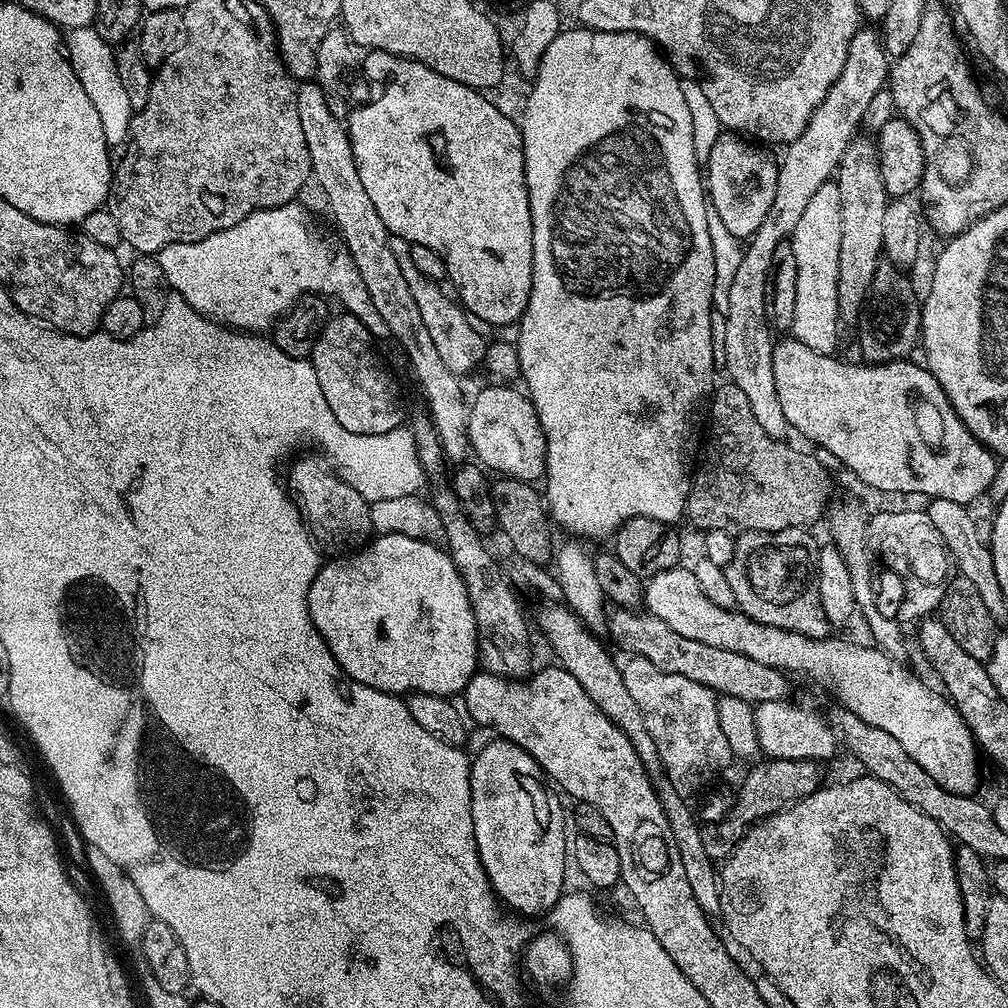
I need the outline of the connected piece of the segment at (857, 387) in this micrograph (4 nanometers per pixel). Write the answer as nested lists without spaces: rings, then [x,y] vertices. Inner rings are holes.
[[[780,338],[775,341],[772,349],[772,362],[774,364],[774,386],[778,389],[778,402],[782,402],[782,414],[786,414],[786,422],[793,433],[801,432],[806,439],[812,444],[817,444],[820,448],[825,448],[830,455],[836,460],[841,460],[850,471],[855,479],[862,481],[866,486],[878,487],[880,490],[902,490],[902,491],[922,491],[924,494],[937,500],[938,498],[950,498],[950,502],[958,502],[965,506],[971,505],[971,500],[979,498],[983,492],[987,493],[992,487],[996,477],[997,457],[984,447],[981,440],[976,440],[974,434],[958,418],[954,406],[946,398],[938,378],[929,372],[927,367],[911,364],[911,359],[890,360],[887,364],[869,364],[859,362],[860,364],[843,364],[842,361],[836,360],[835,355],[827,356],[818,354],[818,350],[810,350],[810,346],[802,346],[794,338]]]

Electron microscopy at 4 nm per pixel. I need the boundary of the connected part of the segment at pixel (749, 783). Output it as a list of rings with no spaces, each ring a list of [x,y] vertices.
[[[774,760],[760,764],[740,784],[740,793],[735,793],[731,808],[720,820],[708,822],[701,827],[702,846],[713,862],[723,862],[736,847],[741,836],[754,824],[781,812],[796,801],[814,794],[825,783],[824,772],[815,760]]]

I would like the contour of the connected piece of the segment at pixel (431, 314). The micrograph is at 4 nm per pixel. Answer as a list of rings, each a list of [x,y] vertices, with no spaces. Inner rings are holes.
[[[390,235],[390,250],[393,251],[402,274],[405,275],[410,294],[414,294],[414,303],[422,313],[422,322],[426,322],[426,331],[431,335],[438,355],[441,356],[442,362],[446,362],[446,366],[450,366],[452,372],[465,374],[464,372],[470,371],[479,360],[481,363],[485,359],[486,340],[480,337],[479,330],[475,328],[477,325],[470,319],[469,313],[451,295],[448,297],[440,289],[441,285],[437,281],[418,272],[418,266],[414,266],[414,260],[410,256],[411,249],[412,245],[408,240]]]

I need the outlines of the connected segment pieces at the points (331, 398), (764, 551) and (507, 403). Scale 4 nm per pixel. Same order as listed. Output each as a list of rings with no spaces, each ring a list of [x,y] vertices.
[[[347,314],[333,315],[324,324],[318,342],[314,342],[314,350],[310,357],[314,366],[314,374],[318,374],[318,386],[322,386],[322,394],[330,410],[334,410],[334,418],[346,426],[354,434],[377,436],[390,434],[390,430],[401,427],[405,423],[404,412],[400,409],[400,396],[396,393],[396,384],[392,376],[380,365],[380,356],[372,352],[372,336],[368,333],[368,324],[363,320]]]
[[[787,528],[777,532],[741,532],[732,545],[732,557],[723,569],[726,581],[733,590],[735,607],[754,622],[797,632],[806,638],[823,640],[829,635],[830,625],[822,610],[822,602],[816,585],[816,557],[818,544],[812,541],[811,531],[803,528]]]
[[[492,382],[489,388],[484,388],[476,397],[471,397],[468,405],[468,446],[471,455],[485,469],[493,468],[496,474],[510,480],[536,482],[536,479],[544,476],[546,434],[542,434],[542,426],[538,422],[538,414],[534,410],[532,401],[519,387],[518,389],[512,387],[516,386],[509,386],[504,382]]]

